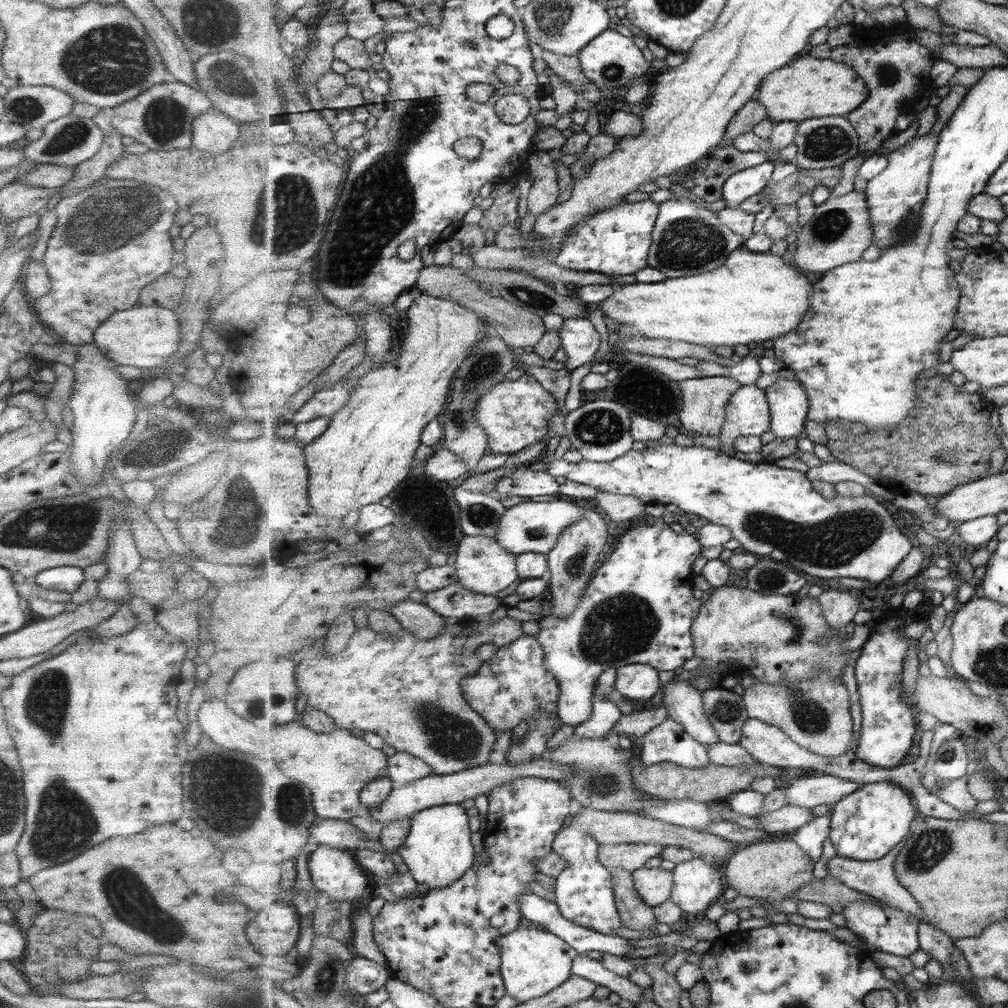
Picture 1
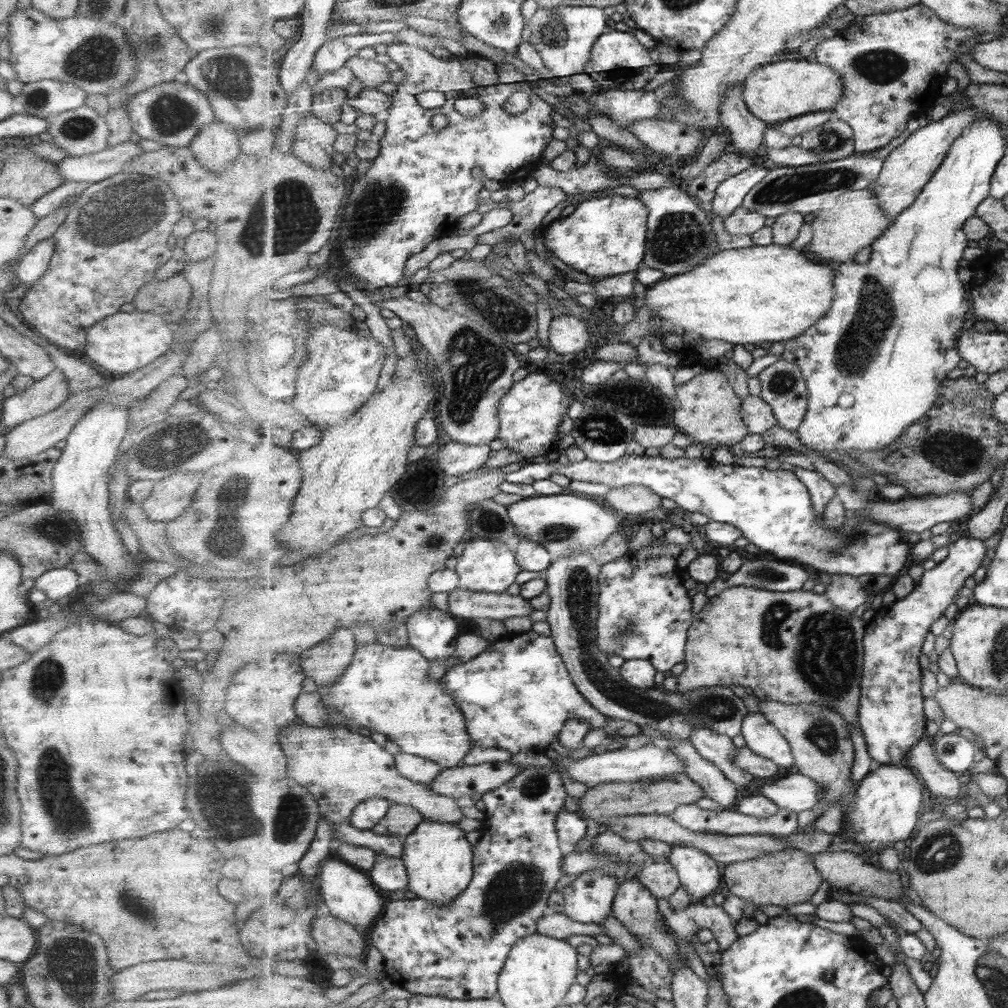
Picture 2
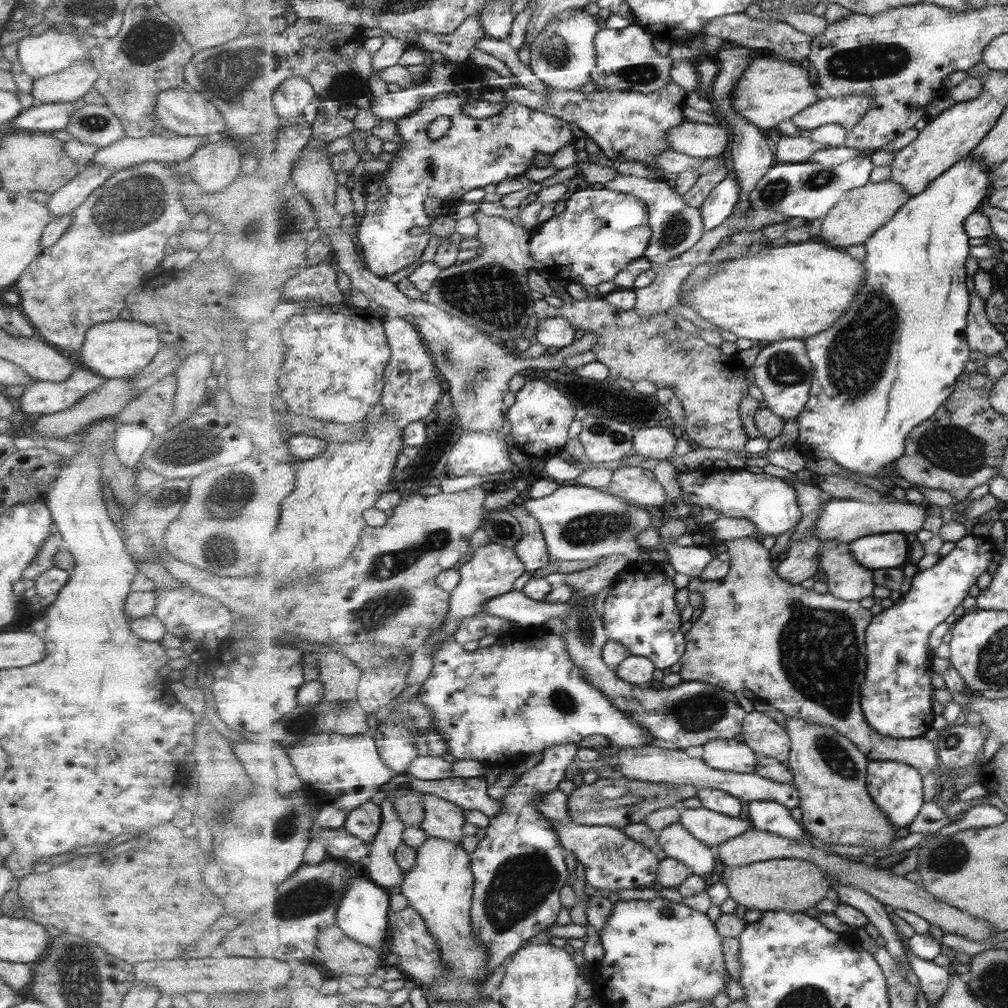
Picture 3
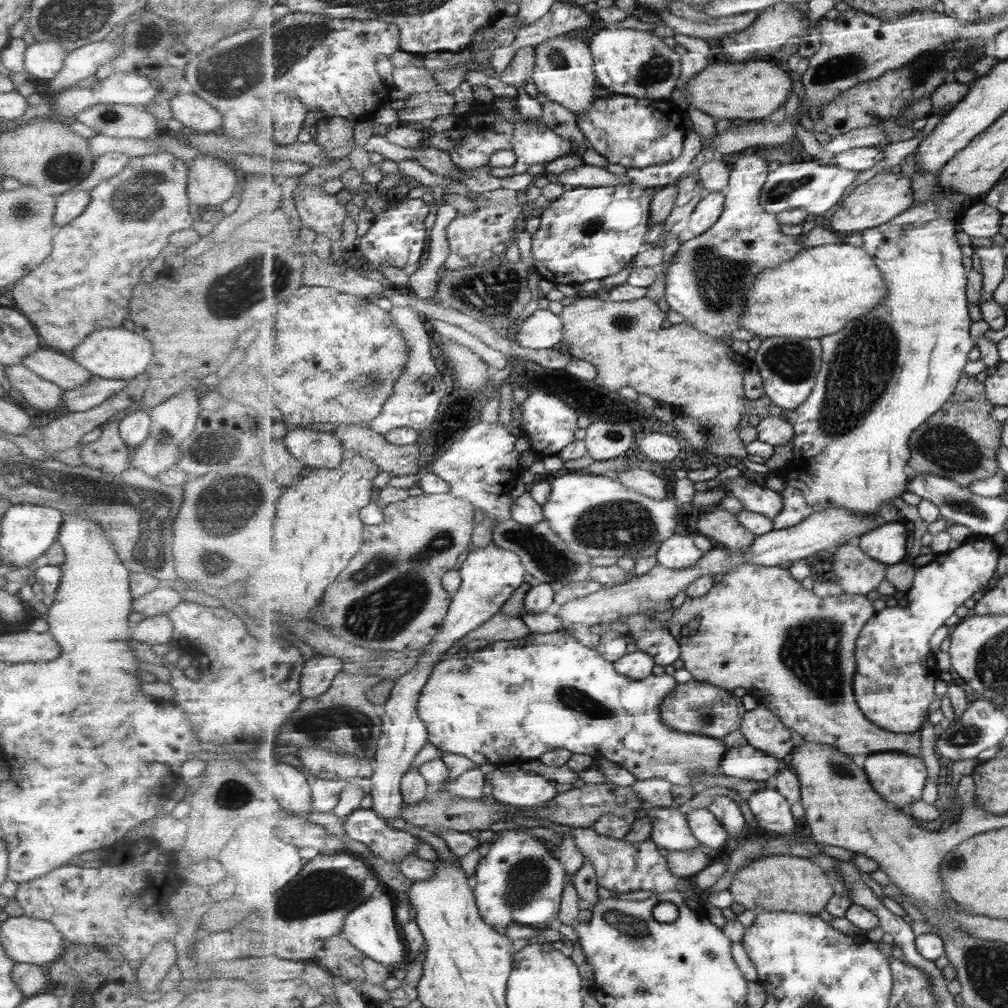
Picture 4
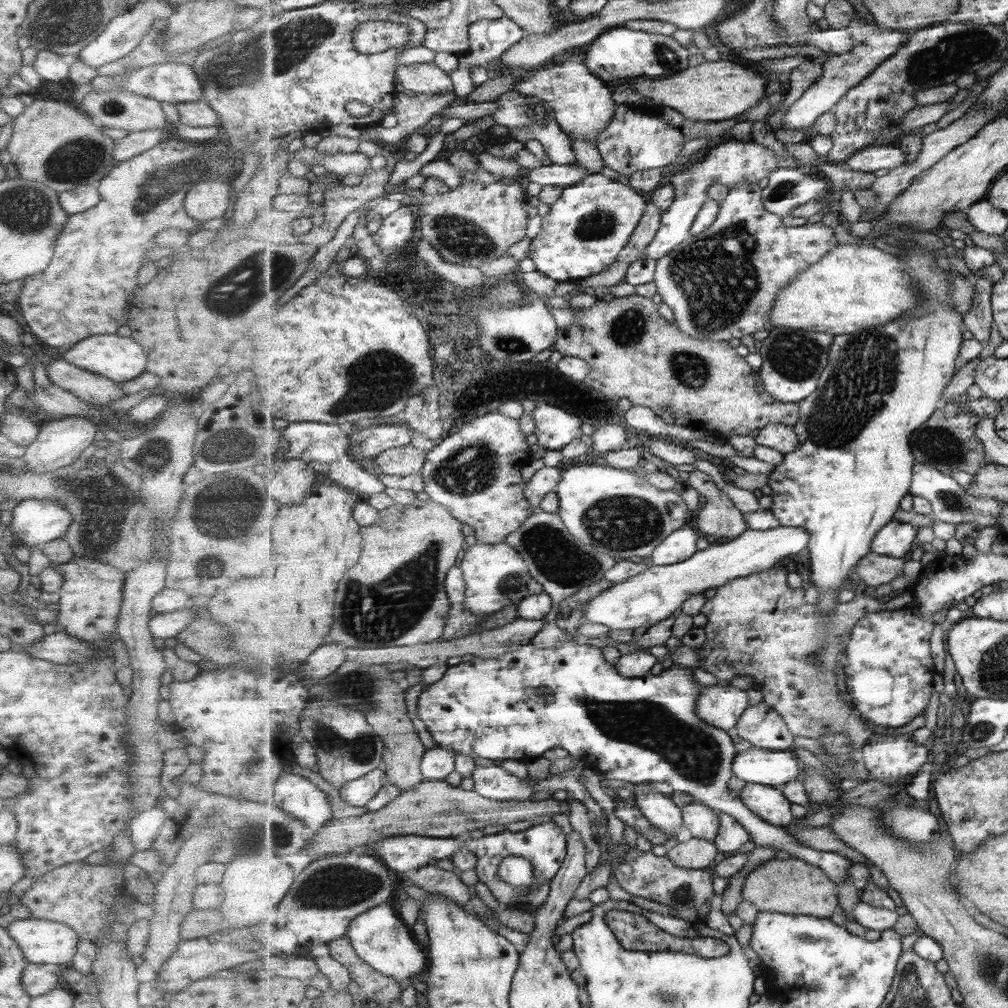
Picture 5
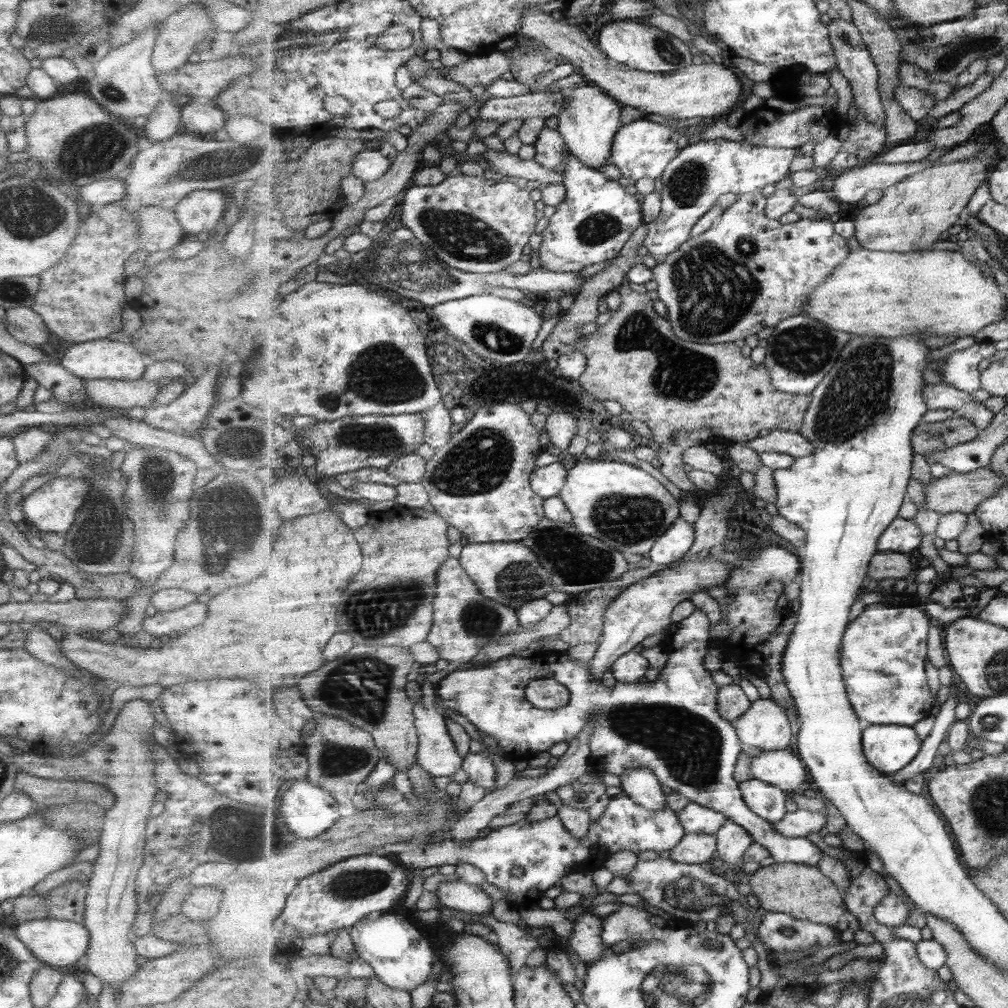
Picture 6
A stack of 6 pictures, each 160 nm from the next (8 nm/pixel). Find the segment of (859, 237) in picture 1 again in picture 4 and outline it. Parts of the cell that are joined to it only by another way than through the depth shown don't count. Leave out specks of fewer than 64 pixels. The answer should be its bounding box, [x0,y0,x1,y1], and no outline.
[827,175,914,236]

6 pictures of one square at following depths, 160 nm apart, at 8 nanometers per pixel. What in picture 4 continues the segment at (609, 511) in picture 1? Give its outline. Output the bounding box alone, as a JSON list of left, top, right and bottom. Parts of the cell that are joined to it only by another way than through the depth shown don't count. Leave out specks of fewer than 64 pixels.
[614,468,669,500]

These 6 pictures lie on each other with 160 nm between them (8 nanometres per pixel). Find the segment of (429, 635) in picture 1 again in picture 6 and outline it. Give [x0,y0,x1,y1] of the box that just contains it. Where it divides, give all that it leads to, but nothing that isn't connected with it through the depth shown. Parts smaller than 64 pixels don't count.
[438,609,824,866]

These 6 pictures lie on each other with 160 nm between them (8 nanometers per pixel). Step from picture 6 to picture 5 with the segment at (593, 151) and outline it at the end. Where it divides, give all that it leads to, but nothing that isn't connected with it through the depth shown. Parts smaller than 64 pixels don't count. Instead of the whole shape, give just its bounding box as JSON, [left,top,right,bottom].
[515,49,617,143]

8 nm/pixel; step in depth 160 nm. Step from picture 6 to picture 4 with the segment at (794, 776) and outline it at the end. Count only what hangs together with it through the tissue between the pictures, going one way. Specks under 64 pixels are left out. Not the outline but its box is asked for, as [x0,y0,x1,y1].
[720,745,783,782]

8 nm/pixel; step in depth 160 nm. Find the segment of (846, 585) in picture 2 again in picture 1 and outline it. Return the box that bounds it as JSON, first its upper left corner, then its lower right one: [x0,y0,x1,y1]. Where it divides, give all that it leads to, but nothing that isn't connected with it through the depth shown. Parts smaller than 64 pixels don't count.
[818,590,861,630]

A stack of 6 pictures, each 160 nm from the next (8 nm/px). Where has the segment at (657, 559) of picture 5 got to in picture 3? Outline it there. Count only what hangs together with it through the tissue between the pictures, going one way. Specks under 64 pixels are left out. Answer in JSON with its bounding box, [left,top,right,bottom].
[665,543,713,578]

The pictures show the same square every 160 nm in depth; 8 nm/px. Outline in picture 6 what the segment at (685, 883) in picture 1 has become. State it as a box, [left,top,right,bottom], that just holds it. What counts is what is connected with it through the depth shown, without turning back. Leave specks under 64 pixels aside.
[619,767,668,811]

